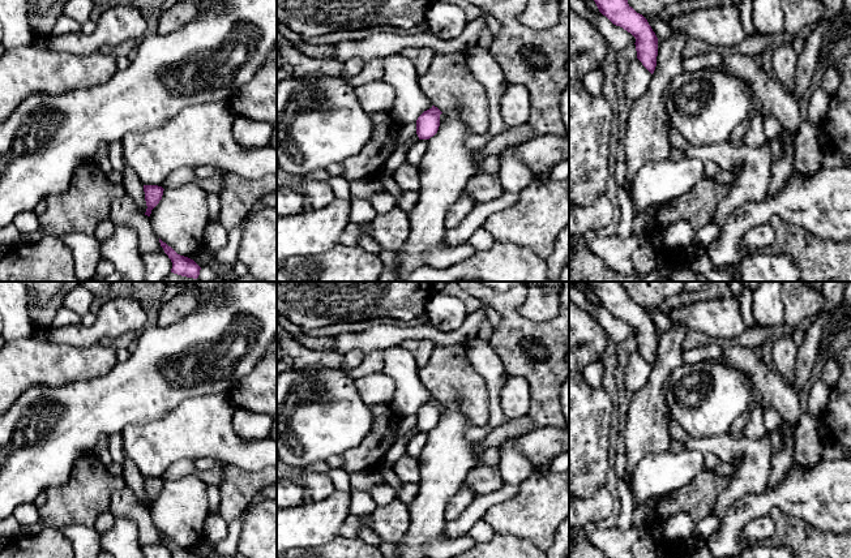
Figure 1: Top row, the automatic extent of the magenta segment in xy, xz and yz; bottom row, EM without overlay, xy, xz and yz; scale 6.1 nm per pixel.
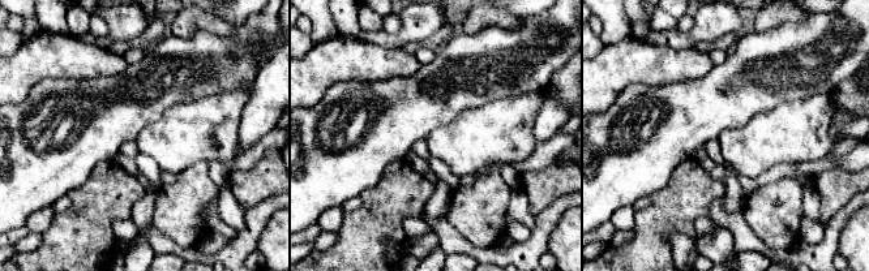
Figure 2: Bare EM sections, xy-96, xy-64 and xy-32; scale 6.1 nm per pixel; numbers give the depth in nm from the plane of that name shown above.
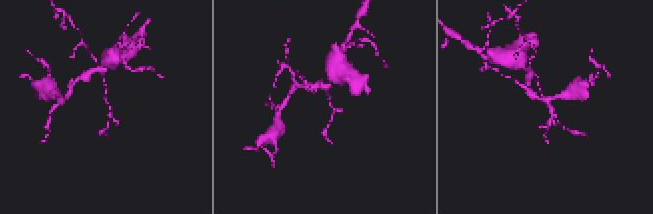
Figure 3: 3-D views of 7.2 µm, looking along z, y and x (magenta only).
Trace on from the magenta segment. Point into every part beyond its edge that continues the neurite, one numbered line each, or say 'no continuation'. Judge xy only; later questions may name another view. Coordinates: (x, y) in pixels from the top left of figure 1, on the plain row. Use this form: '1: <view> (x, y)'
no continuation

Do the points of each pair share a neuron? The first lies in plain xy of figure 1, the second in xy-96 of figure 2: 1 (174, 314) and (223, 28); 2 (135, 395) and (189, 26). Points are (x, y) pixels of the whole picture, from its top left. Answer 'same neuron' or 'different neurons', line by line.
1: same neuron
2: different neurons

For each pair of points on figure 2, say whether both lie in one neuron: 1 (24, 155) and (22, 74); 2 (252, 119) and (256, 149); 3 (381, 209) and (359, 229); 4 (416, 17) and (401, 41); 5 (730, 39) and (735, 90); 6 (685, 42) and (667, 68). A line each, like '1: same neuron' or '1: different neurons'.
1: different neurons
2: different neurons
3: same neuron
4: same neuron
5: different neurons
6: different neurons

